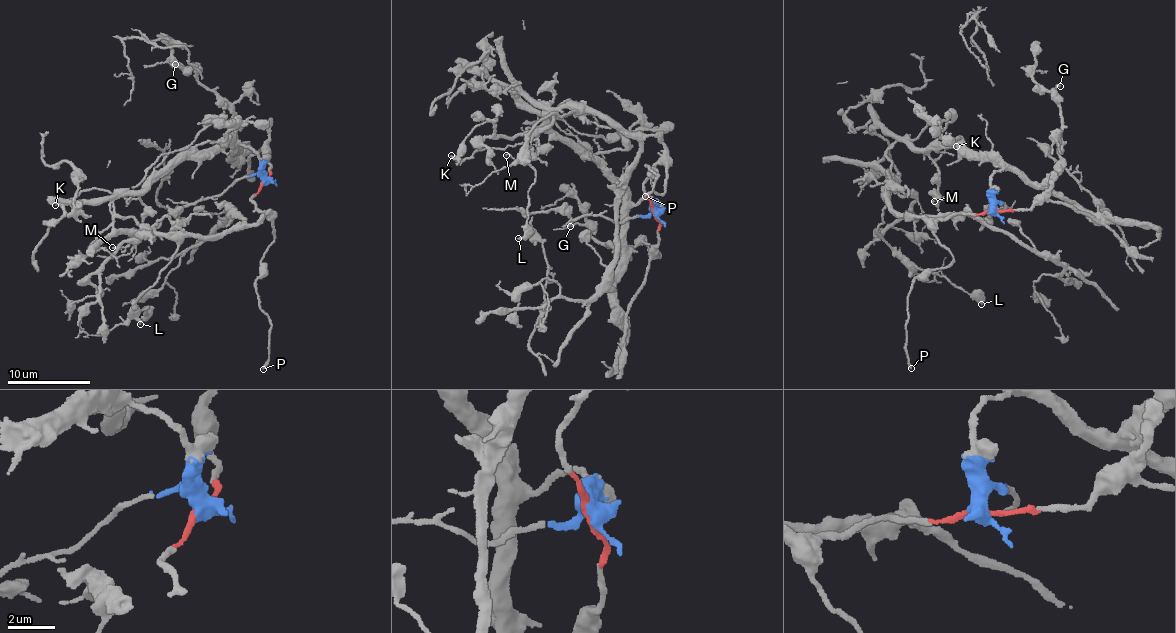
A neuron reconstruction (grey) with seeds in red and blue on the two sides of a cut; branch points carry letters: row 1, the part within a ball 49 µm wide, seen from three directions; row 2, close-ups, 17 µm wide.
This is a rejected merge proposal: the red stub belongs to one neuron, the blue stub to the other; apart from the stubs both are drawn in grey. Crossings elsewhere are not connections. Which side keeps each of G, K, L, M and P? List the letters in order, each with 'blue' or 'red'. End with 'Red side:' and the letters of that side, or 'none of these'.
G: blue
K: blue
L: red
M: blue
P: red
Red side: L, P

